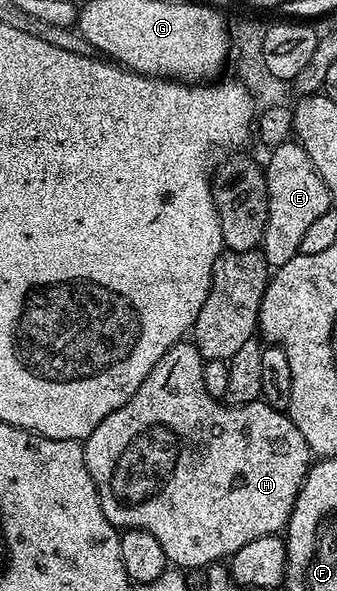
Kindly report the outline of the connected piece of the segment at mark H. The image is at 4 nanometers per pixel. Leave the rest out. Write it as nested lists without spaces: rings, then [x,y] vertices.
[[[191,341],[175,342],[166,352],[166,356],[162,356],[162,360],[154,364],[150,376],[142,380],[138,392],[134,392],[129,402],[115,410],[110,416],[106,416],[106,420],[102,420],[102,424],[98,424],[98,428],[94,428],[94,432],[90,432],[90,436],[82,442],[86,468],[96,485],[98,500],[102,504],[102,512],[106,520],[110,520],[110,524],[121,531],[145,530],[150,532],[150,536],[154,536],[154,540],[162,544],[162,552],[166,552],[169,563],[185,571],[196,569],[199,571],[201,568],[223,563],[231,559],[232,554],[238,552],[238,548],[242,548],[242,544],[250,544],[250,540],[258,540],[258,536],[280,534],[287,527],[294,508],[294,500],[298,500],[298,492],[314,461],[313,452],[306,444],[302,432],[298,432],[298,428],[285,411],[270,408],[262,400],[245,406],[230,406],[212,398],[210,392],[206,392],[206,384],[202,384],[205,361]]]

